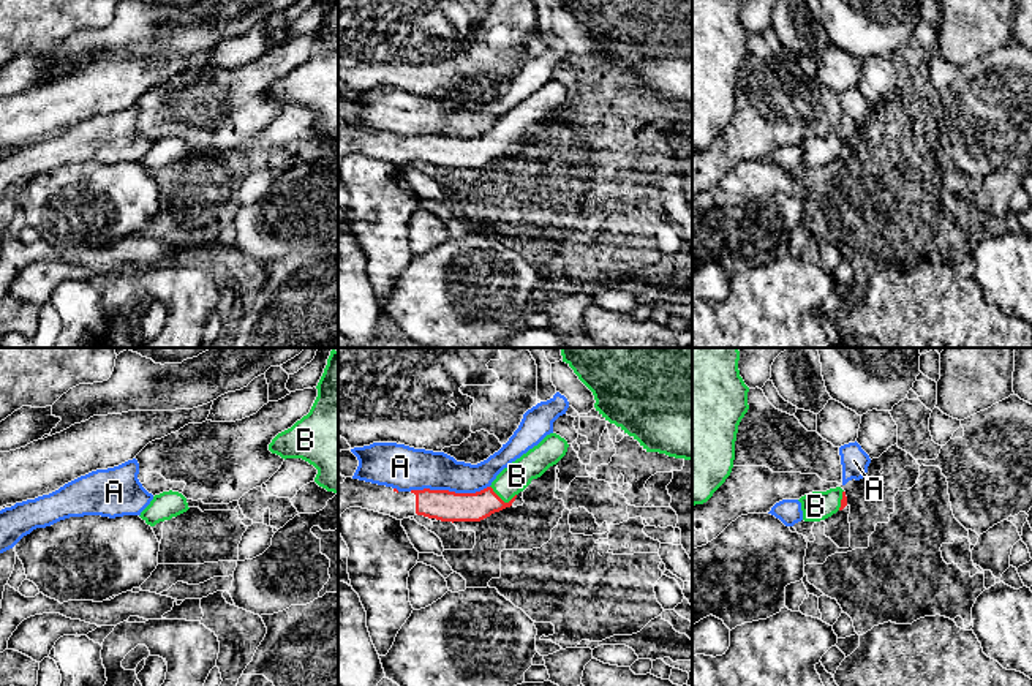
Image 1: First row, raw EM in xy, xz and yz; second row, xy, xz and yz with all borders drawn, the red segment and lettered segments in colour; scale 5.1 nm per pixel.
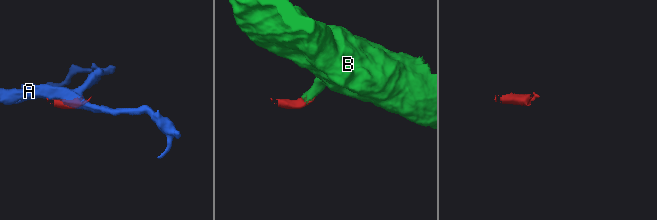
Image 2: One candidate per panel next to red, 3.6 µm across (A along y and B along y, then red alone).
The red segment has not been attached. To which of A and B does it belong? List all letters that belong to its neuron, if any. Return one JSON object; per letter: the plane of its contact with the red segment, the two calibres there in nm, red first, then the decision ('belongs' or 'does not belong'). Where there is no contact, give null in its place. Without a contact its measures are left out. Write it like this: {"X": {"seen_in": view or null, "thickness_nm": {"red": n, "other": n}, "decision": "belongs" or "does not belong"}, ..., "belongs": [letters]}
{"A": {"seen_in": "xz", "thickness_nm": {"red": 160, "other": 220}, "decision": "does not belong"}, "B": {"seen_in": "xz", "thickness_nm": {"red": 140, "other": 150}, "decision": "belongs"}, "belongs": ["B"]}

